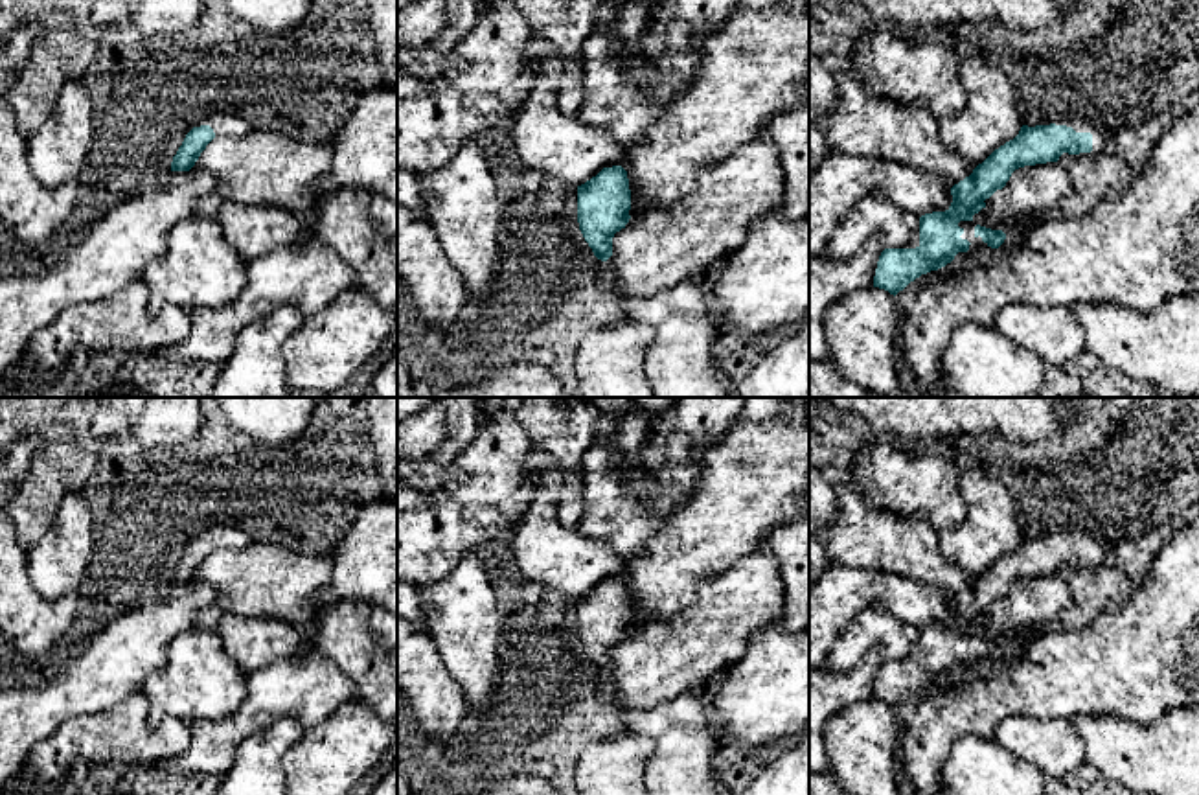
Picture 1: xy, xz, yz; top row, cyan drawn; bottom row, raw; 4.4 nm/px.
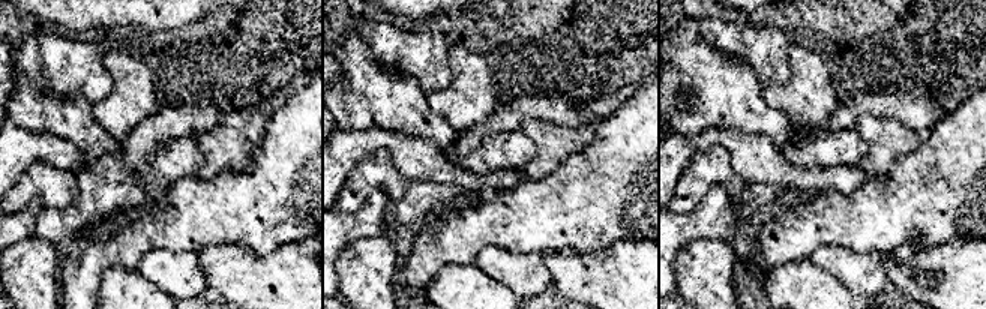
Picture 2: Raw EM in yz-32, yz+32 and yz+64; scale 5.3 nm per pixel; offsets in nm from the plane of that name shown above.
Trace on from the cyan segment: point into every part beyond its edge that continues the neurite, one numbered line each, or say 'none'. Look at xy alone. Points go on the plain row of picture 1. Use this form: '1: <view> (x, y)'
1: xy (225, 536)

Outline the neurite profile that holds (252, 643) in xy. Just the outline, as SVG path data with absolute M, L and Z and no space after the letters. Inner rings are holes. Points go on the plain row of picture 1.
M224 615L213 629L245 675L291 659L303 640L300 628L274 618Z

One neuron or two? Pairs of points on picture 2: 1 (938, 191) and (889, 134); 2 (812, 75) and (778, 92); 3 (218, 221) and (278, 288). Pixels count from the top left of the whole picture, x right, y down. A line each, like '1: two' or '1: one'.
1: two
2: one
3: two

